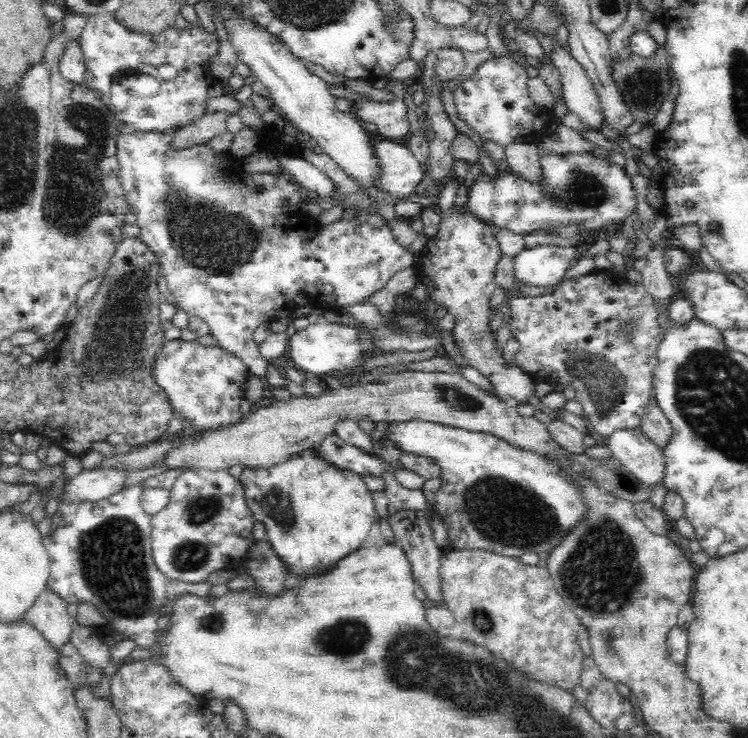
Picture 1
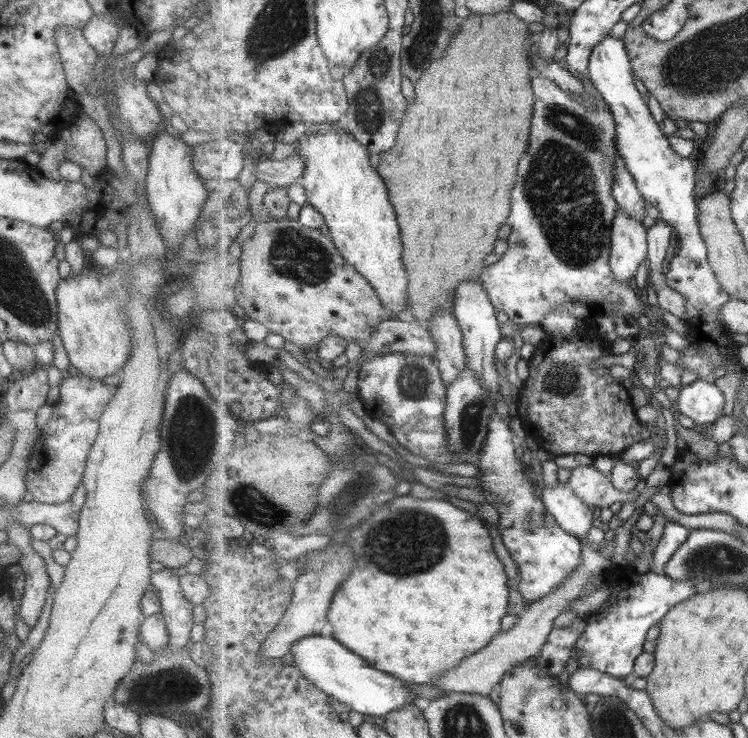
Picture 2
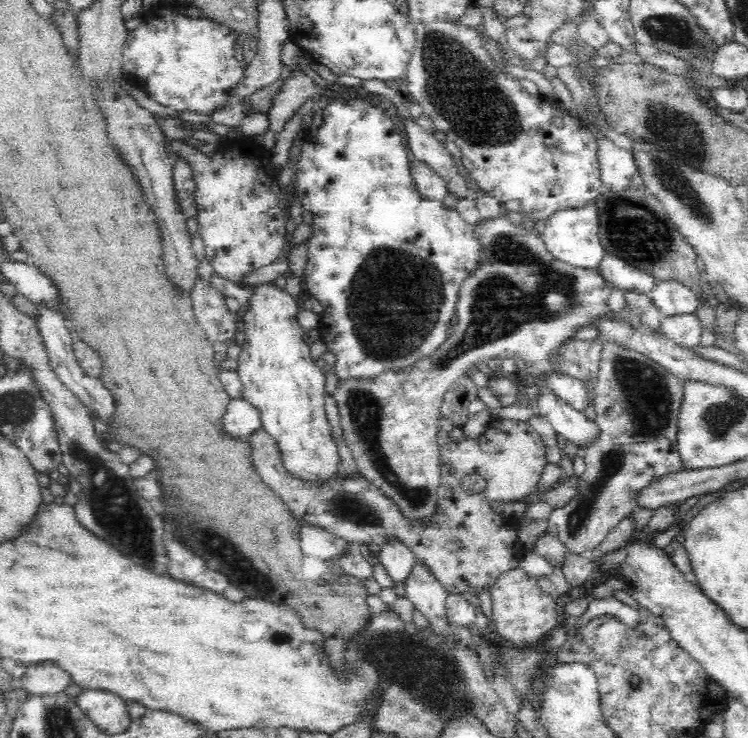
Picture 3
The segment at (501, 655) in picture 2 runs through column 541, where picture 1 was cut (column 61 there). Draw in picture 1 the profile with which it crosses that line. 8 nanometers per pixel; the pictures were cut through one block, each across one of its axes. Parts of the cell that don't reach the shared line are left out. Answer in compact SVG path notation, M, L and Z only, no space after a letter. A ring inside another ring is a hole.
M46 589L23 617L58 652L69 641L72 630L73 618L66 612L67 605L60 596Z

